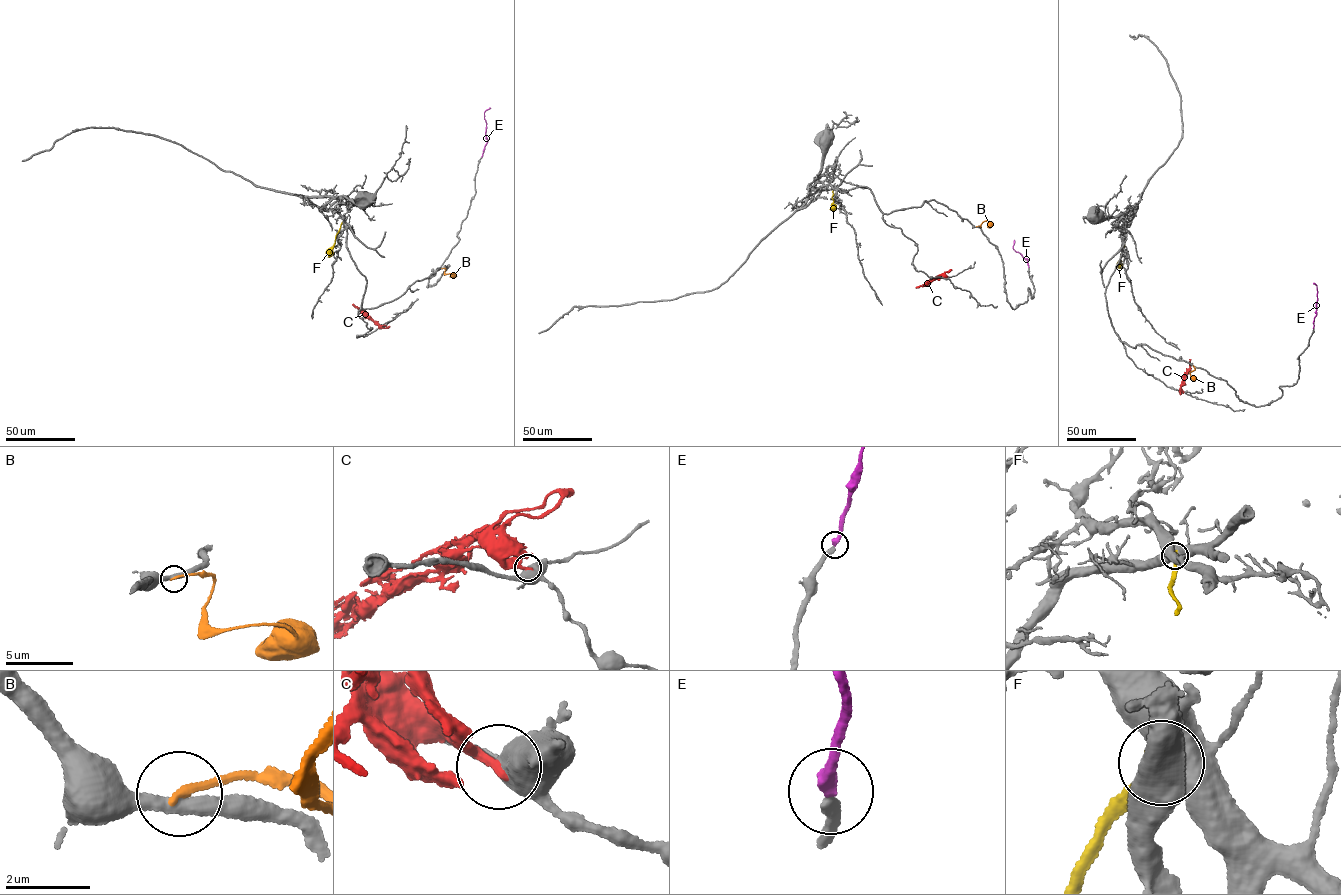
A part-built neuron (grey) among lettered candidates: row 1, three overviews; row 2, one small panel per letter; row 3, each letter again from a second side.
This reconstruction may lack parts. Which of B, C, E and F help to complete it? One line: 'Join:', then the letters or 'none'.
Join: none

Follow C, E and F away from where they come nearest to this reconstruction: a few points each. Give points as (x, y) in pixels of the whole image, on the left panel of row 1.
C: (381, 327), (352, 304)
E: (481, 157), (487, 140), (484, 112), (490, 108)
F: (343, 220), (328, 257)

